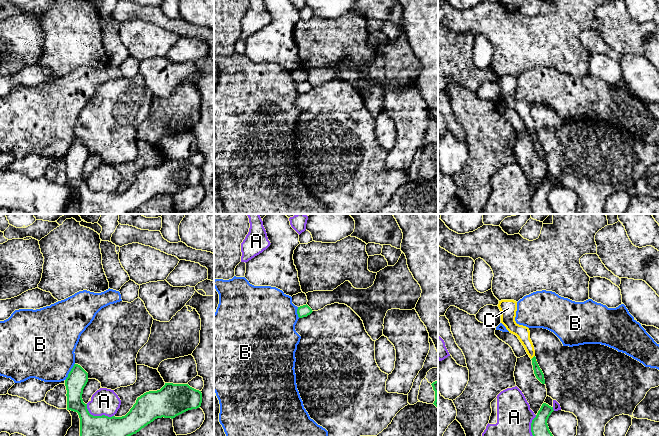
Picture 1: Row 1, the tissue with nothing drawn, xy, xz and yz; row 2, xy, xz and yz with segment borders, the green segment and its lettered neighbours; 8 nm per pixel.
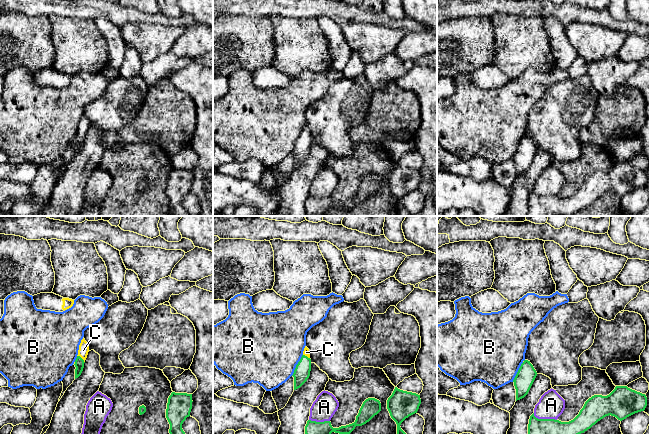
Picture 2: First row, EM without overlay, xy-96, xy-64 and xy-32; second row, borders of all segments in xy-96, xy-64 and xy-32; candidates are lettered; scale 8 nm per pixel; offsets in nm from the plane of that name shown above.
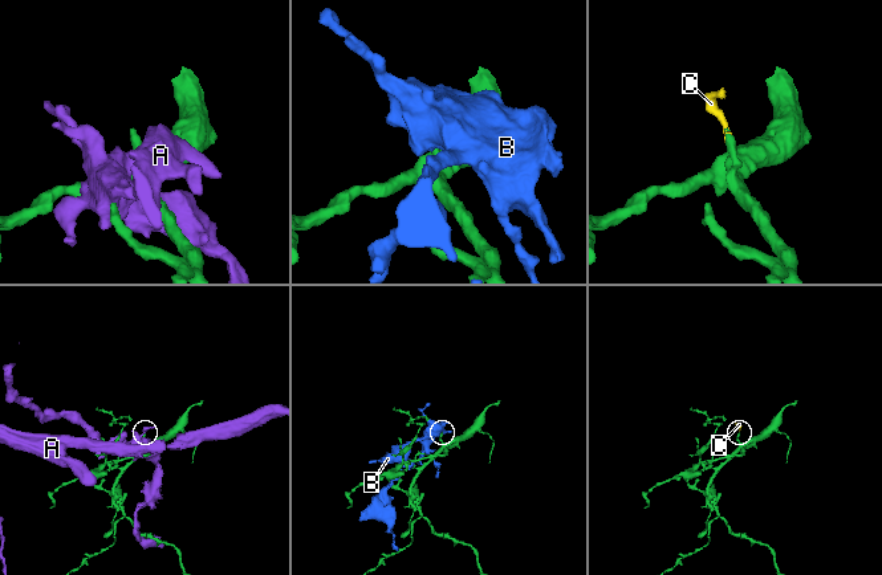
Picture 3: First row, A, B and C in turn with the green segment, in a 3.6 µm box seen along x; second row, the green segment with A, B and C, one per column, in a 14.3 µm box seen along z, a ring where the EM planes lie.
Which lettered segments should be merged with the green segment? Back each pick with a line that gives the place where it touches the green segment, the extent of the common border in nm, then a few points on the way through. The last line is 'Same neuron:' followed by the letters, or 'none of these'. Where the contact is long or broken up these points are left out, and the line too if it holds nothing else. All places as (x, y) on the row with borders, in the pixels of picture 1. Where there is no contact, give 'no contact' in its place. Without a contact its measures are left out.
C: yz (533, 357) | 50 nm | across yz (538, 372), (533, 357), (522, 332)
Same neuron: C

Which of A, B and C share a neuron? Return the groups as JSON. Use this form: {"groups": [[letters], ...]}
{"groups": [["A"], ["B"], ["C"]]}

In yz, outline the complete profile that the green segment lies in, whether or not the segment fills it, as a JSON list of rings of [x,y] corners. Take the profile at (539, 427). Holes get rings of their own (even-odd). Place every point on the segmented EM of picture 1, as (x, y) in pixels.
[[[546,403],[542,404],[531,423],[531,432],[533,436],[553,436],[547,424],[547,420],[553,411],[553,407]]]

